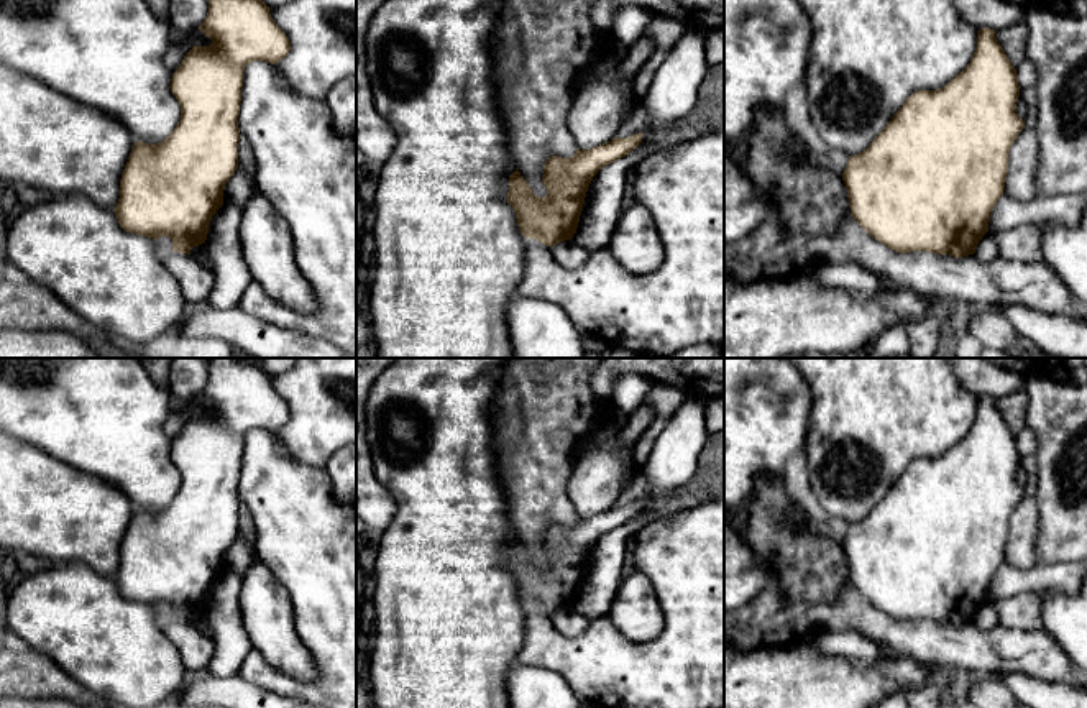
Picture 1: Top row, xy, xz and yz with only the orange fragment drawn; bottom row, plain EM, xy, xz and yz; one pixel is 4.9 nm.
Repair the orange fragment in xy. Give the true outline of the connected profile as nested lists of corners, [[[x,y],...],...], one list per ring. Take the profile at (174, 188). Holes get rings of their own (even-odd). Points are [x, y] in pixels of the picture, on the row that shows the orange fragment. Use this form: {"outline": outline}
{"outline": [[[209,0],[209,13],[199,30],[212,44],[194,46],[169,84],[182,110],[179,123],[158,145],[135,141],[113,209],[123,230],[153,240],[169,237],[172,251],[184,255],[205,243],[210,220],[223,205],[225,184],[238,168],[238,115],[245,66],[253,61],[276,64],[291,49],[289,38],[274,23],[263,0]]]}

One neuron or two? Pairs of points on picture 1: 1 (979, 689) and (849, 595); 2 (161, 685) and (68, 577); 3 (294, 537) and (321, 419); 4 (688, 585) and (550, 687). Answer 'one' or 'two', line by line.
1: two
2: one
3: two
4: two

